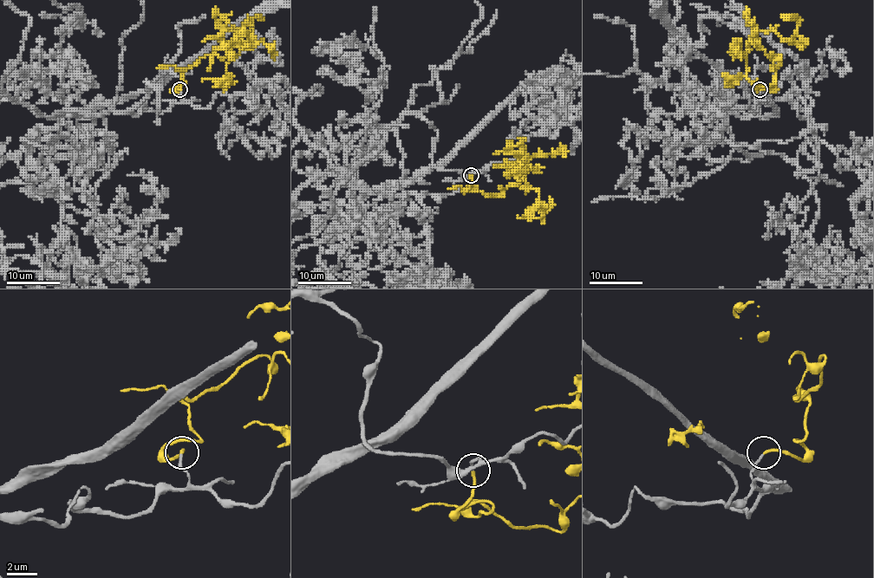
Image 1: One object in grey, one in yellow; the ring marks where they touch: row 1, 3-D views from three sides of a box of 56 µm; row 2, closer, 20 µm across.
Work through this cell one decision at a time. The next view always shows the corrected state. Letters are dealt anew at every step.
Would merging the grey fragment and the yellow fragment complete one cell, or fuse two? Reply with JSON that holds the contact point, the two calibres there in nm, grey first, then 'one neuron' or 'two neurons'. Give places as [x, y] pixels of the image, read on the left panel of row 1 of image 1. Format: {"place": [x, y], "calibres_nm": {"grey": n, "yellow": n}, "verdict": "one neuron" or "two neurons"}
{"place": [179, 89], "calibres_nm": {"grey": 170, "yellow": 180}, "verdict": "one neuron"}

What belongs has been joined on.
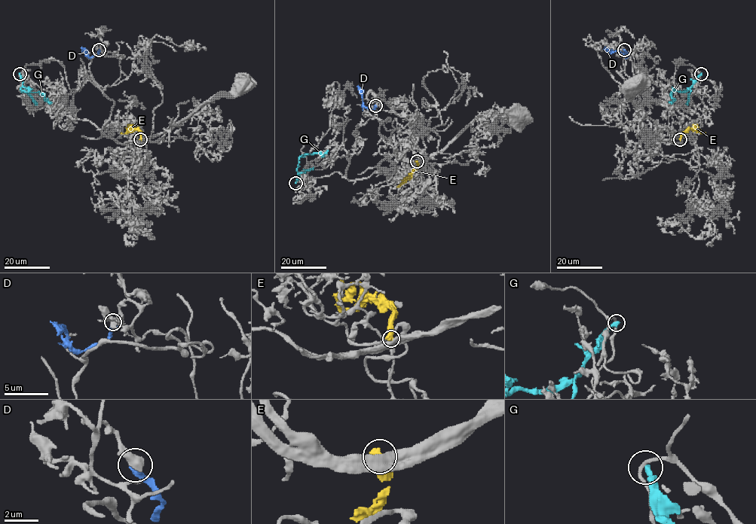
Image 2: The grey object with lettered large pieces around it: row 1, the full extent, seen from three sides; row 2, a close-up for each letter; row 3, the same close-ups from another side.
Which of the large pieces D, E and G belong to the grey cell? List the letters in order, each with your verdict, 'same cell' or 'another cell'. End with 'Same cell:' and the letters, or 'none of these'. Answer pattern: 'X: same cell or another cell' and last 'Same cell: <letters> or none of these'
D: another cell
E: another cell
G: another cell
Same cell: none of these

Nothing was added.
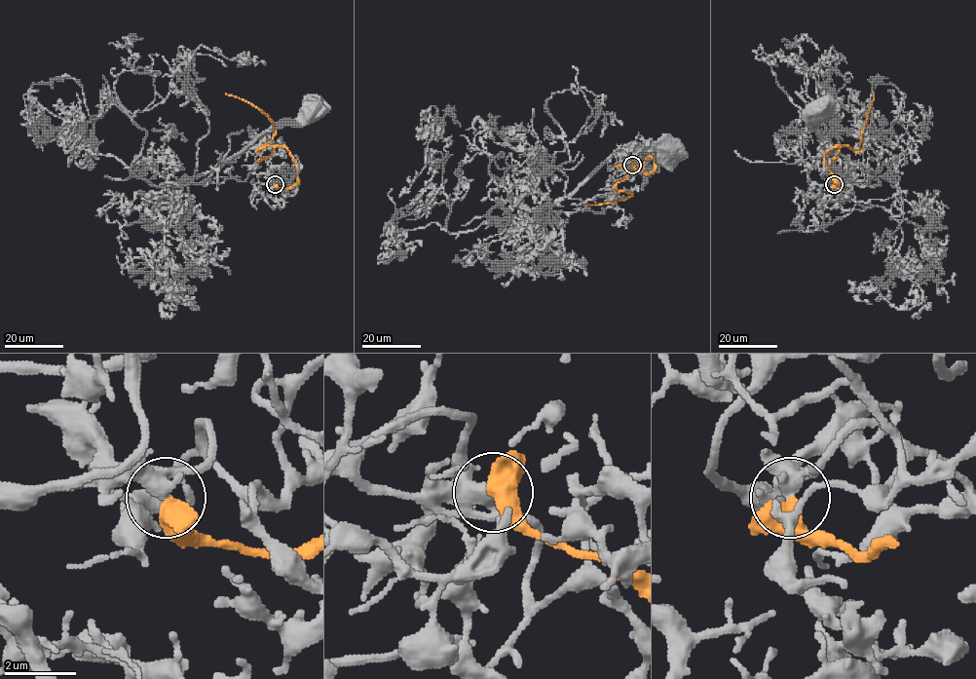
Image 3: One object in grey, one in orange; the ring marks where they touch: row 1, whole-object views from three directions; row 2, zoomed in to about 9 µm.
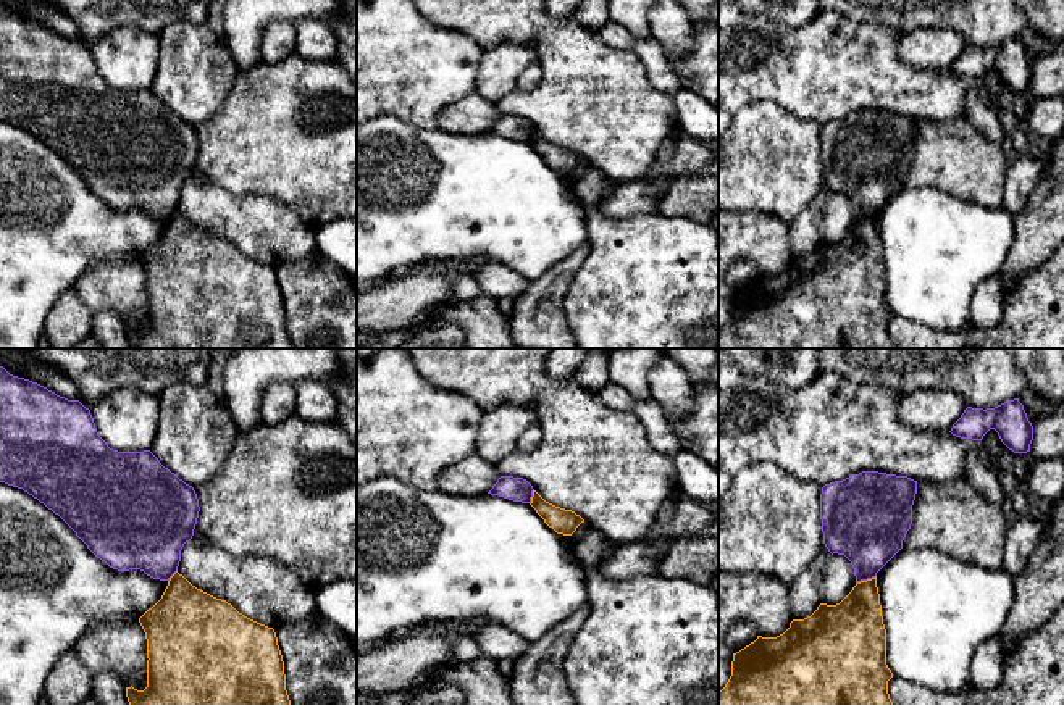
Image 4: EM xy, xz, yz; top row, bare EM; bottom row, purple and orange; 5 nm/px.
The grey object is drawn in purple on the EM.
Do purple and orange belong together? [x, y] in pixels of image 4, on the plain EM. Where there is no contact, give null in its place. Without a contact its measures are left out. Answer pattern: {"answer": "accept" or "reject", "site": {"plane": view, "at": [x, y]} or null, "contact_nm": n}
{"answer": "reject", "site": {"plane": "yz", "at": [866, 218]}, "contact_nm": 120}

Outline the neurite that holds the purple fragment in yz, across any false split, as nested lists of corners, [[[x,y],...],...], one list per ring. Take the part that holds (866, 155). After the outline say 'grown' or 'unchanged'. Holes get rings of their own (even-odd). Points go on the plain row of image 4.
[[[862,110],[822,126],[820,158],[823,182],[832,194],[844,194],[851,200],[856,223],[875,216],[903,187],[903,179],[912,163],[915,132],[917,119],[878,110]]]; unchanged

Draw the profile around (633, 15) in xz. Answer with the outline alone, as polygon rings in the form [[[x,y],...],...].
[[[609,0],[609,19],[623,26],[636,40],[651,39],[649,11],[659,0]]]

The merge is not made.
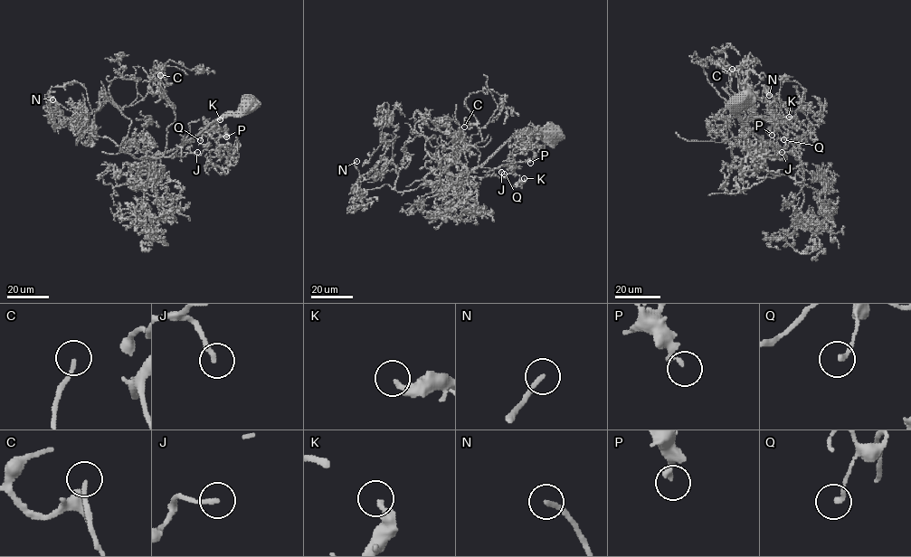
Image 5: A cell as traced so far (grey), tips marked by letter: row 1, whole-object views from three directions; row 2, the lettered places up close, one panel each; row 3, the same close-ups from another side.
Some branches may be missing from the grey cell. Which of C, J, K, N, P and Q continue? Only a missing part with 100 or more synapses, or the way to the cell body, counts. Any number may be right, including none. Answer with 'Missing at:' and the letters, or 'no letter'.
Missing at: C, J, N

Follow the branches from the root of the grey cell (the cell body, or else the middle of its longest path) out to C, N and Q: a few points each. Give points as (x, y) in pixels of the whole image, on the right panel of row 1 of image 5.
C: (739, 99), (739, 118), (784, 157), (752, 154), (745, 128), (723, 88), (731, 85), (732, 69)
N: (739, 99), (739, 118), (782, 159), (779, 155), (802, 136), (794, 111), (805, 89), (789, 122), (769, 95)
Q: (739, 99), (739, 118), (784, 155), (754, 157), (777, 157), (788, 133), (783, 139)

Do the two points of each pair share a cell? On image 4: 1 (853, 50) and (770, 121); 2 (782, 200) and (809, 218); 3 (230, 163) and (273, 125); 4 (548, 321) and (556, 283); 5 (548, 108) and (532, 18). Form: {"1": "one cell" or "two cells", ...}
{"1": "two cells", "2": "two cells", "3": "one cell", "4": "one cell", "5": "one cell"}

